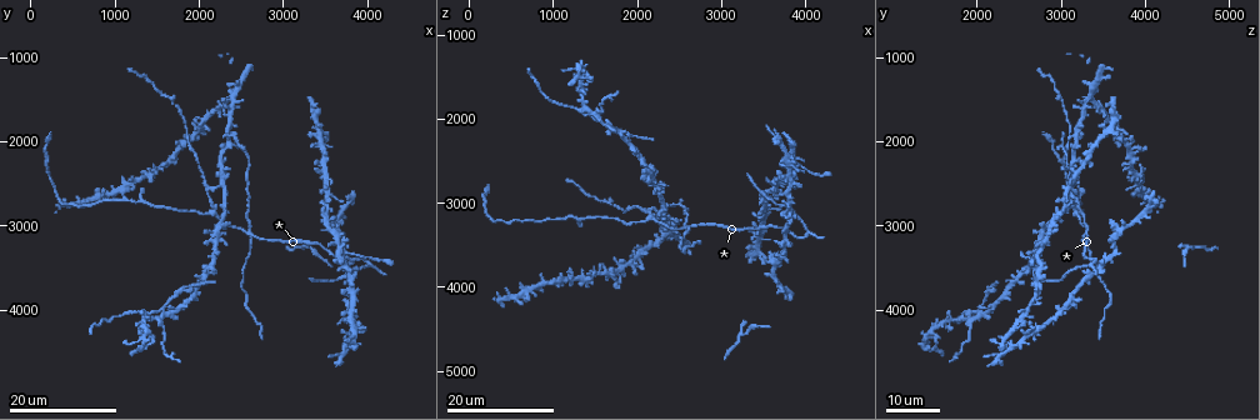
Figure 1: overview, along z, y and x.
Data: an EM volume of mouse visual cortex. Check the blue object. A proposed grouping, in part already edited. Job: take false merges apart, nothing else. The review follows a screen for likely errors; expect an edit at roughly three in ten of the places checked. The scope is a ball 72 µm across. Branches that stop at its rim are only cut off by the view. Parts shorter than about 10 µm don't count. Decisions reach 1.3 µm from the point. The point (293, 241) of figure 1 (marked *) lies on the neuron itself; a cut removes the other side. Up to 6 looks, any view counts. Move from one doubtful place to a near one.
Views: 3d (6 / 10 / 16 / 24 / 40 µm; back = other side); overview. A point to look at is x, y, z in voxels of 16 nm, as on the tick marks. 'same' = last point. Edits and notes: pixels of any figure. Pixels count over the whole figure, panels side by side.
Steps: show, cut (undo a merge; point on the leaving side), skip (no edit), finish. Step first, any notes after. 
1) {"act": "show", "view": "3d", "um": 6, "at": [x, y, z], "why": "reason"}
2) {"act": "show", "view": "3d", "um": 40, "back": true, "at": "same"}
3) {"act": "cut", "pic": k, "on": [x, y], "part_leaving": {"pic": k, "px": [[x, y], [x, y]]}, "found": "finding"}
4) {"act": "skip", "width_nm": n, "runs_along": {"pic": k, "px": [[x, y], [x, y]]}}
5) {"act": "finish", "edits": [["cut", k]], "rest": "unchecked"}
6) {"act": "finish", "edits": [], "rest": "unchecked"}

{"act": "show", "view": "3d", "um": 24, "at": [2600, 3050, 3300], "why": "four arms meet"}

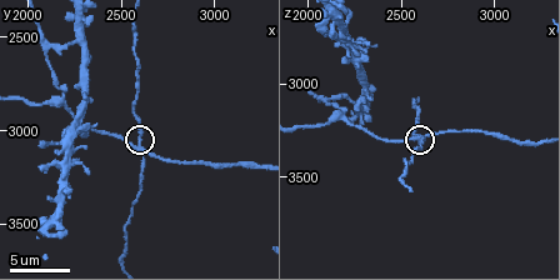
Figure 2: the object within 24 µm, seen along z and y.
{"act": "show", "view": "3d", "um": 6, "at": [2600, 3080, 3300]}

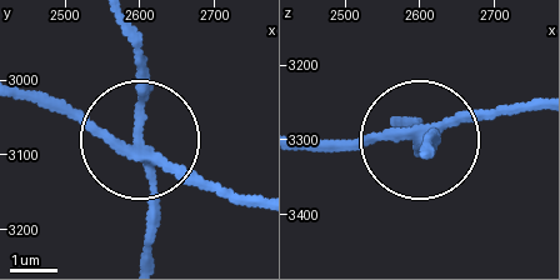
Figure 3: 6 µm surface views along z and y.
{"act": "cut", "pic": 3, "on": [141, 81], "arms": 4, "part_leaving": {"pic": 3, "px": [[144, 160], [156, 204], [148, 251]]}, "found": "two neurons meet here"}

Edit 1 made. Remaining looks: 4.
{"act": "show", "view": "overview"}

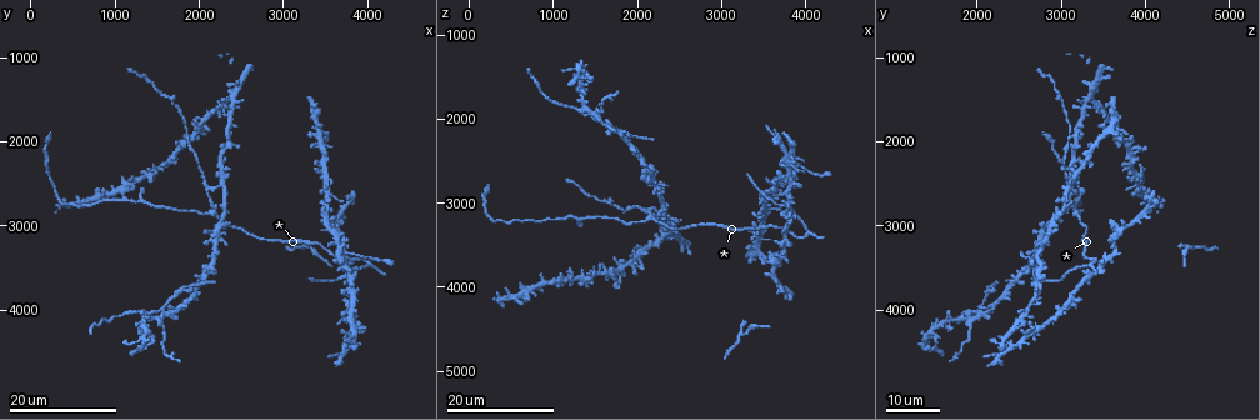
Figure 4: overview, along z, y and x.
{"act": "show", "view": "3d", "um": 24, "at": [2150, 2850, 3200], "why": "looks like a crossing"}

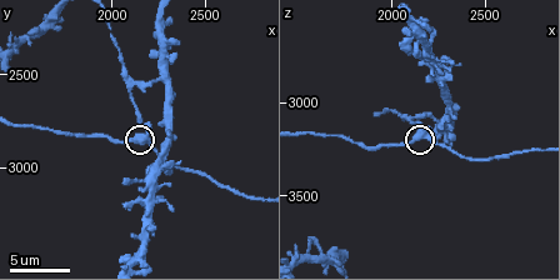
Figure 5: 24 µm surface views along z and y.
{"act": "show", "view": "3d", "um": 10, "at": [2180, 2820, 3180]}

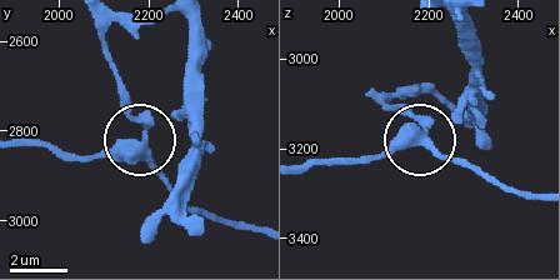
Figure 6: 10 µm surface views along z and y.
{"act": "show", "view": "3d", "um": 10, "back": true, "at": [2170, 2830, 3170], "why": "from behind"}

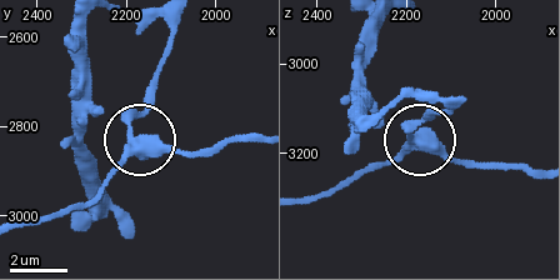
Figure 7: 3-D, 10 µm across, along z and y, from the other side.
{"act": "skip", "arms": 5, "runs_along": {"pic": 7, "px": [[23, 225], [95, 196], [138, 141], [214, 154]]}, "found": "one neuron here"}

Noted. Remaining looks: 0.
{"act": "finish", "edits": [["cut", 3]], "rest": "unchecked"}

